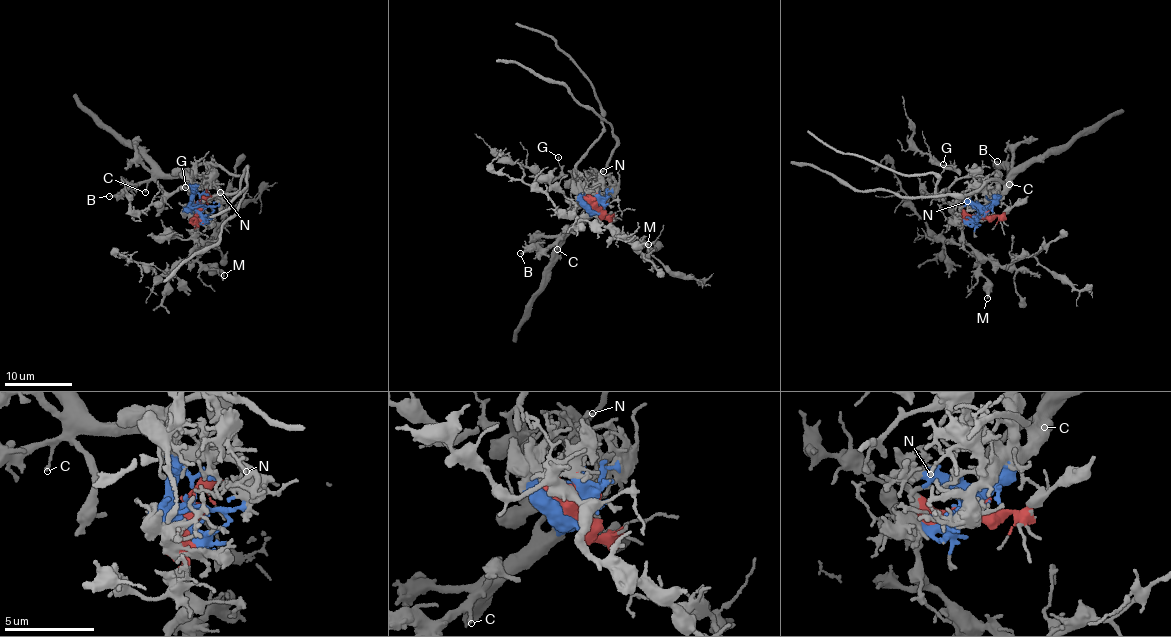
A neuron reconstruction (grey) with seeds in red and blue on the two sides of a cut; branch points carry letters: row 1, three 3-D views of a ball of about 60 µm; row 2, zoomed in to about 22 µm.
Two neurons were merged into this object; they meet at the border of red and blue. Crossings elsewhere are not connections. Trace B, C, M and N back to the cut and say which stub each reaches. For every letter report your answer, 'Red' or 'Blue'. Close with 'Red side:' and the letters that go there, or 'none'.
B: Blue
C: Blue
M: Red
N: Blue
Red side: M

